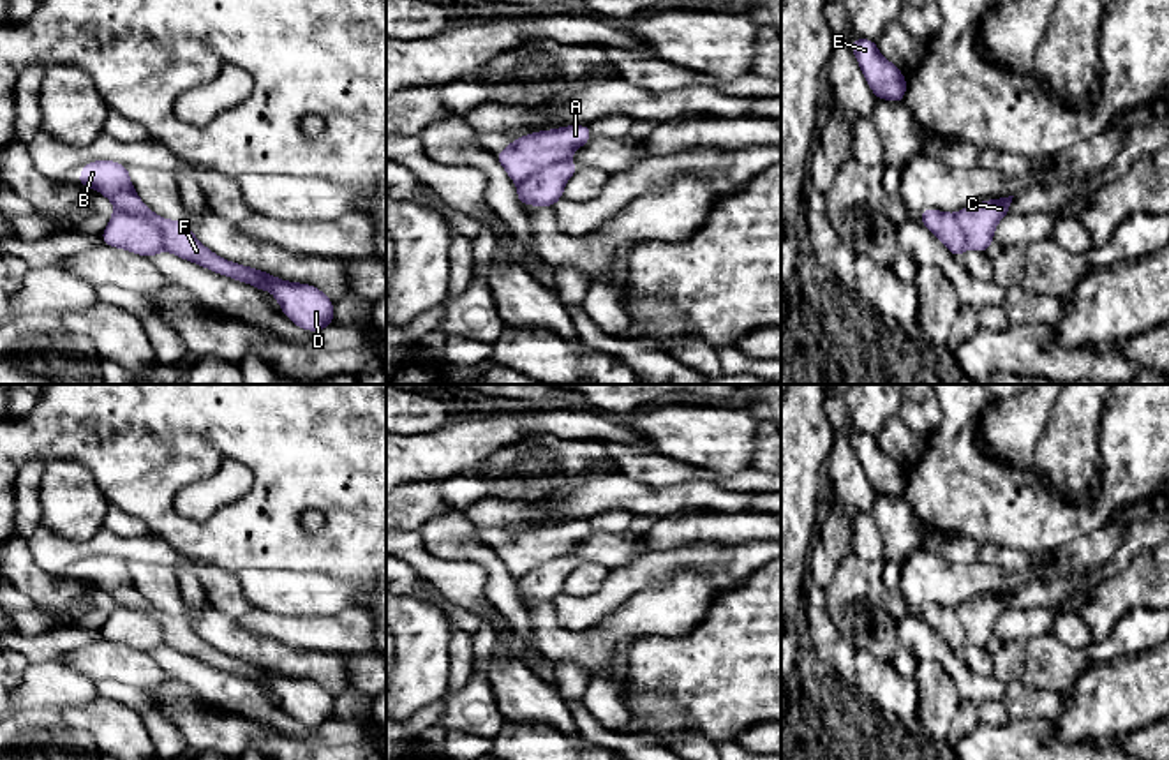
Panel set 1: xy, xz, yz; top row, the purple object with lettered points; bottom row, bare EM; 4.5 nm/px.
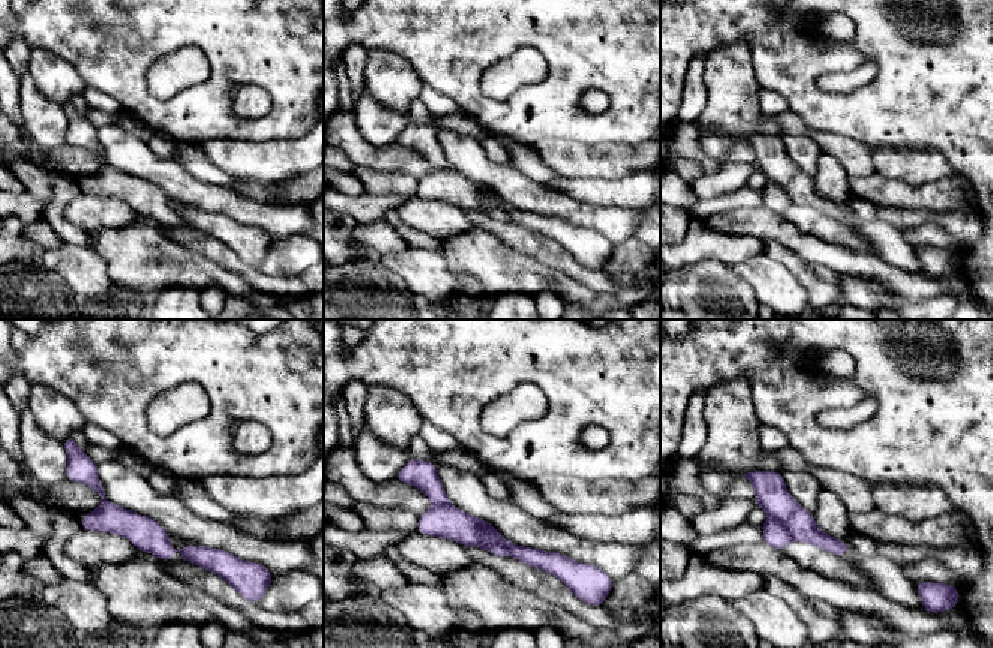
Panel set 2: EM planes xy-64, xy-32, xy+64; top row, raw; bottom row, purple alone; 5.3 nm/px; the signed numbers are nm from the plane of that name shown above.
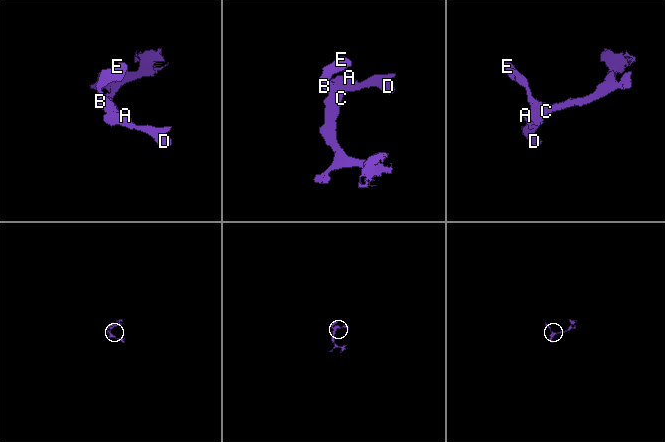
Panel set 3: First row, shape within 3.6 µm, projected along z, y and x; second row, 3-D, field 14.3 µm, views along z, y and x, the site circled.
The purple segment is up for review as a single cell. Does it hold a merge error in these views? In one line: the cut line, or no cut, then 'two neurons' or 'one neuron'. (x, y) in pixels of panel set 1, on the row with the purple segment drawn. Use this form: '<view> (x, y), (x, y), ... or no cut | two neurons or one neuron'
no cut | one neuron

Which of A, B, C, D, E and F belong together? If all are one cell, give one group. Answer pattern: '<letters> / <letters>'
A B C D E F

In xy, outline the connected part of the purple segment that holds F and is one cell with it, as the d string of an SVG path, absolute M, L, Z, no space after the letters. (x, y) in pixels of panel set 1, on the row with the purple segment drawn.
M85 162L78 183L106 196L116 210L101 235L102 243L146 257L168 250L219 275L270 291L294 326L307 332L331 326L333 302L321 289L312 284L287 282L217 256L185 222L153 213L136 194L129 168L120 162Z

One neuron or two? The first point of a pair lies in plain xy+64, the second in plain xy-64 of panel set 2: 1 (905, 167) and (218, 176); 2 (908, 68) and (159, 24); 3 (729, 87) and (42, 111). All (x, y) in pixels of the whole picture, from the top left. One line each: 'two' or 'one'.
1: two
2: one
3: two

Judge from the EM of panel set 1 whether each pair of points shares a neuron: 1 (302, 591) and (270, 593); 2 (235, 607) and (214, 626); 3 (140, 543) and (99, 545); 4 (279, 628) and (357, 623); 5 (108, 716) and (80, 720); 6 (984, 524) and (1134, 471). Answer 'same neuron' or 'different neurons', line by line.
1: same neuron
2: different neurons
3: same neuron
4: same neuron
5: same neuron
6: same neuron

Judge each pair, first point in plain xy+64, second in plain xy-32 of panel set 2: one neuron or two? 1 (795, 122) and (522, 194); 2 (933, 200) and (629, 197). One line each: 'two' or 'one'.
1: two
2: one

